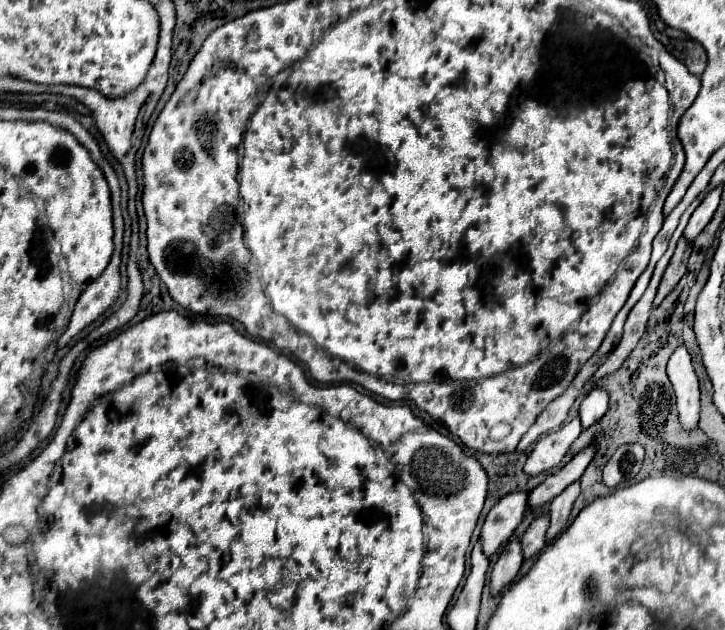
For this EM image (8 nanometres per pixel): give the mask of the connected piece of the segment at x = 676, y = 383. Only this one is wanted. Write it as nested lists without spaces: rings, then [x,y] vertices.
[[[680,344],[668,360],[668,378],[676,392],[676,404],[680,412],[680,422],[684,428],[692,430],[698,426],[698,412],[700,412],[700,390],[698,378],[690,360],[688,350]]]

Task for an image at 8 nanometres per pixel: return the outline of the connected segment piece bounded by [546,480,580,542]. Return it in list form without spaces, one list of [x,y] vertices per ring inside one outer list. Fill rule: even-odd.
[[[572,482],[564,492],[560,492],[552,502],[550,502],[550,528],[548,528],[548,542],[554,540],[566,526],[566,520],[570,516],[572,504],[580,494],[580,482]]]

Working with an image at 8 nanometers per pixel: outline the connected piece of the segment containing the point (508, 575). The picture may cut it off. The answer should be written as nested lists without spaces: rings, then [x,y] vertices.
[[[512,538],[504,546],[504,552],[500,554],[498,562],[492,568],[492,578],[490,578],[492,594],[498,594],[504,586],[508,586],[514,580],[514,576],[522,566],[522,560],[524,560],[524,554],[522,554],[520,538]]]

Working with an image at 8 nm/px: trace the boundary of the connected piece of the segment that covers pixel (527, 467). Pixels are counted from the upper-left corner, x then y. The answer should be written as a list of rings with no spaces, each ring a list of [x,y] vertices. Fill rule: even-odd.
[[[580,416],[572,418],[568,424],[564,424],[560,430],[542,436],[536,446],[532,448],[526,464],[524,464],[524,472],[528,476],[536,476],[540,472],[546,472],[554,466],[558,466],[564,458],[564,454],[568,452],[570,444],[580,436],[582,432],[582,424],[580,424]]]

